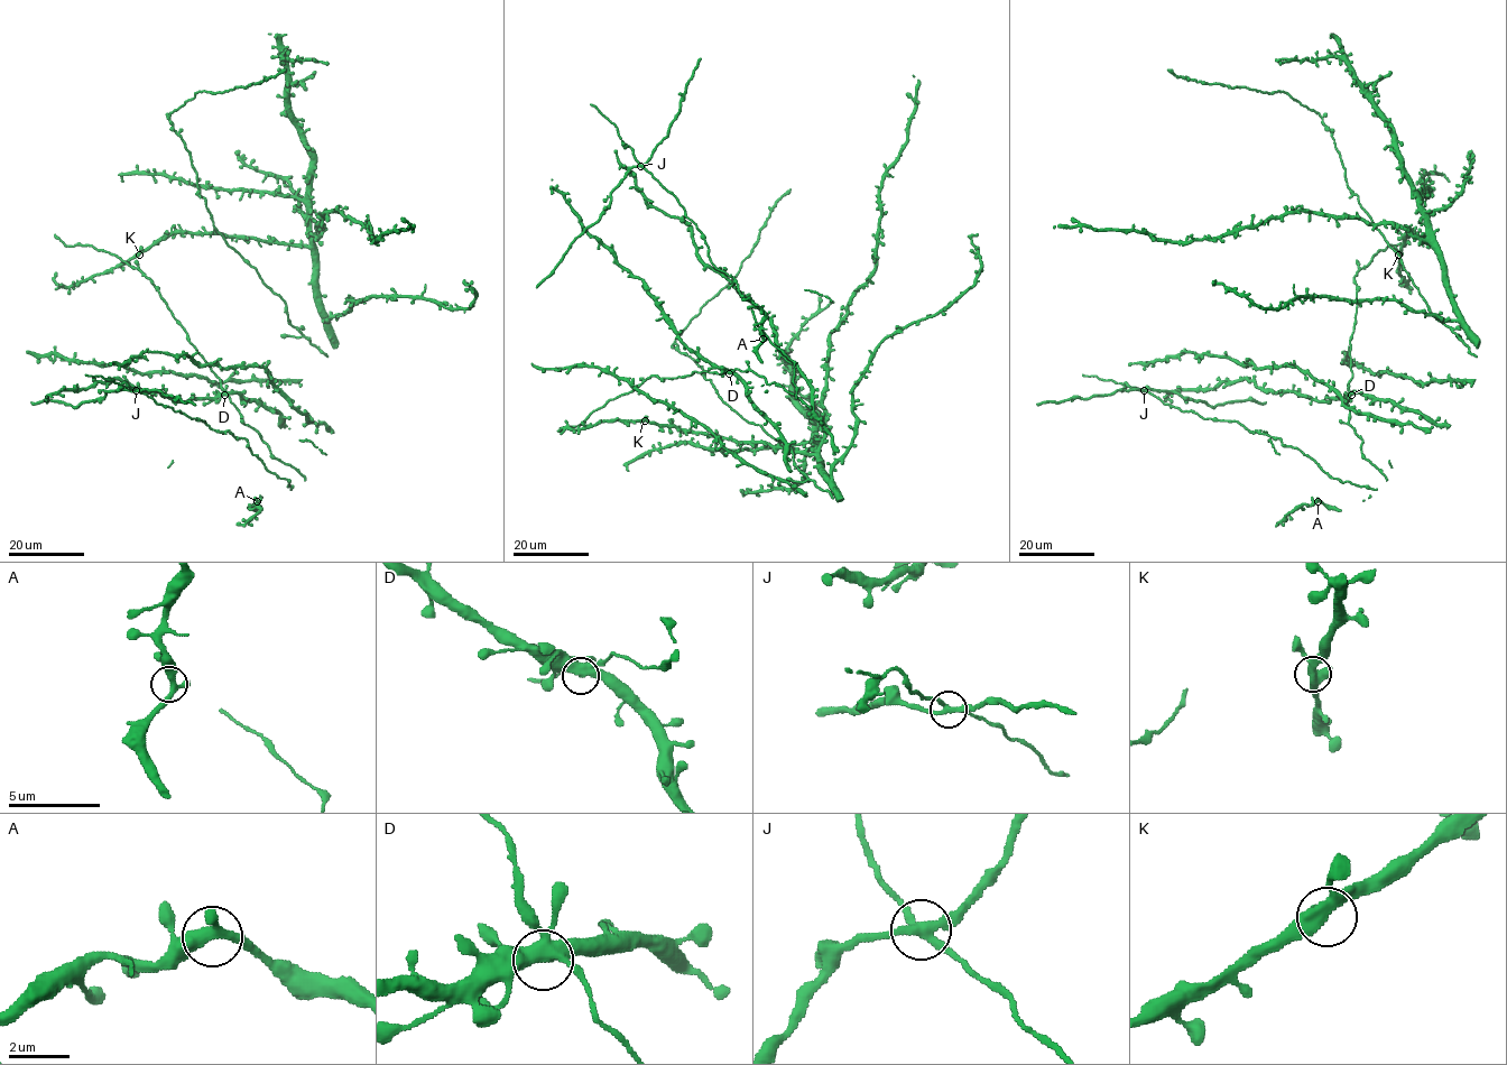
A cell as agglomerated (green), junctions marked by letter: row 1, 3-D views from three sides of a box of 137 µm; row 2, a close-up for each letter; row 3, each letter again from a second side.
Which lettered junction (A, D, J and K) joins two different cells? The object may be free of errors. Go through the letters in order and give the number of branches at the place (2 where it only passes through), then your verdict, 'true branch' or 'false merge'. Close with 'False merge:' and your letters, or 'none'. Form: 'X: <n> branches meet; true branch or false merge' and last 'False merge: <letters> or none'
A: 3 branches meet; true branch
D: 4 branches meet; true branch
J: 4 branches meet; false merge
K: 4 branches meet; true branch
False merge: J

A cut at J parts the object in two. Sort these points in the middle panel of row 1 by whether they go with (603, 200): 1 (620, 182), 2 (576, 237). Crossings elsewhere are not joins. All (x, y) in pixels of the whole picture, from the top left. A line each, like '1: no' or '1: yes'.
1: yes
2: yes

